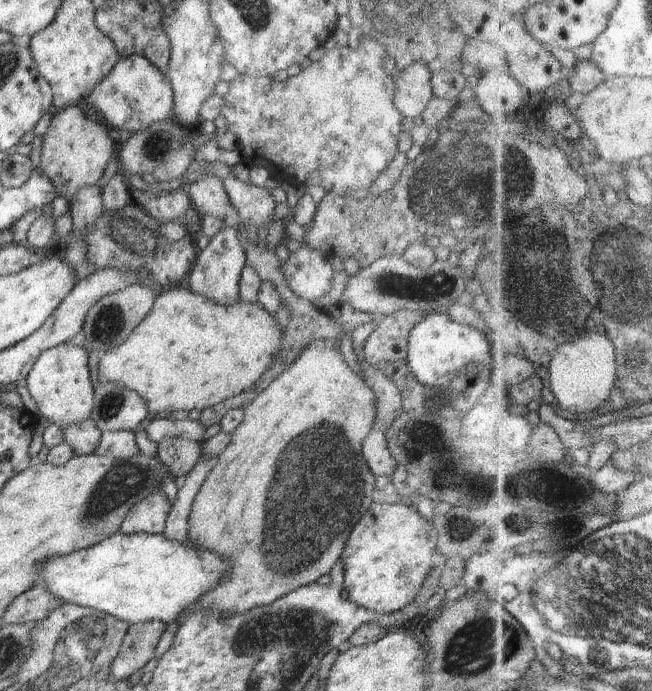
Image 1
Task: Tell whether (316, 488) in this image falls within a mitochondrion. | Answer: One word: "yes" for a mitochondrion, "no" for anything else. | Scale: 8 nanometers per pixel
yes

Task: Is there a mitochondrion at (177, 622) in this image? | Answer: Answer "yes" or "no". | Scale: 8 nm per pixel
no

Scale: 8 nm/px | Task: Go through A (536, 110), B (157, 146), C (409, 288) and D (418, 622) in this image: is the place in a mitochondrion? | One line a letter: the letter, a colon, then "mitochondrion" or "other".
A: other
B: mitochondrion
C: mitochondrion
D: other

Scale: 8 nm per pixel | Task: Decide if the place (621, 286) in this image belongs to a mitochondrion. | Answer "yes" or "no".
yes

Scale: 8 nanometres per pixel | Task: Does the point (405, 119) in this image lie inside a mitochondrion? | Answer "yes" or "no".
no

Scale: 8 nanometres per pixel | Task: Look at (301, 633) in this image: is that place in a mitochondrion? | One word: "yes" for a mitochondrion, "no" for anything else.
yes

